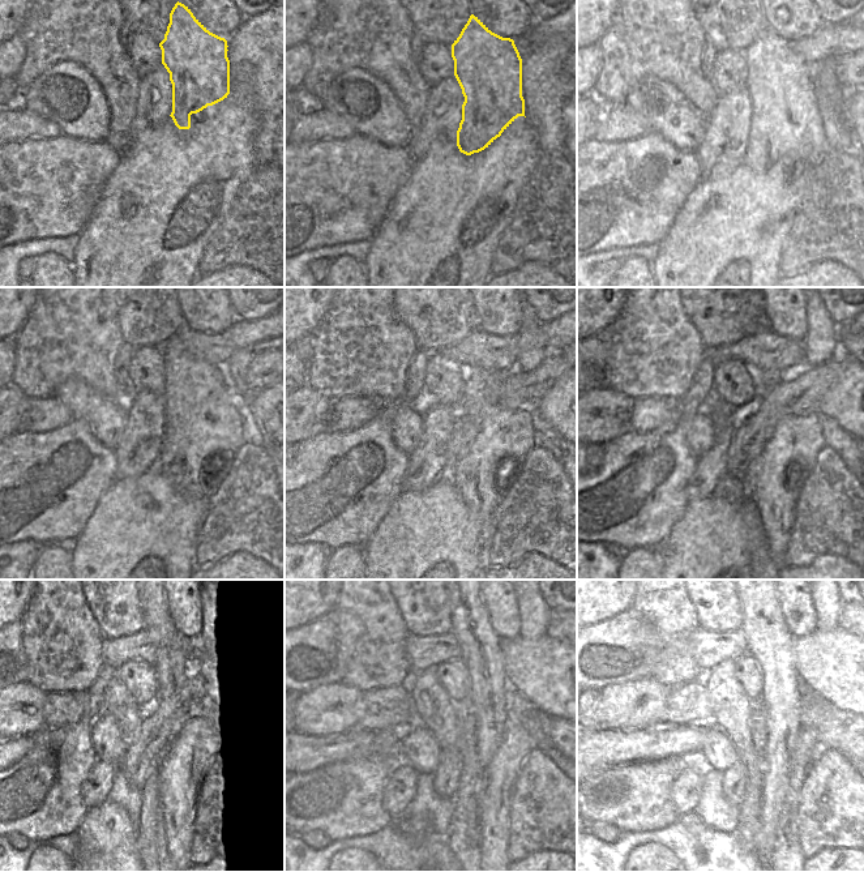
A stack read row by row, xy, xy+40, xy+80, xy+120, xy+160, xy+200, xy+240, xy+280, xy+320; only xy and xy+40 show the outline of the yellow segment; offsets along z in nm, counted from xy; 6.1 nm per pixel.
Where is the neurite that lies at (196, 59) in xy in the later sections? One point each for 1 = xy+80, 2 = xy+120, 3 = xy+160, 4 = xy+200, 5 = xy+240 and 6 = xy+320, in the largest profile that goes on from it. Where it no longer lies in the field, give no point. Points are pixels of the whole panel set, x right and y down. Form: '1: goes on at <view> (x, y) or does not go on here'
1: goes on at xy+80 (786, 127)
2: goes on at xy+120 (202, 430)
3: goes on at xy+160 (493, 461)
4: goes on at xy+200 (774, 479)
5: goes on at xy+240 (188, 779)
6: goes on at xy+320 (807, 749)

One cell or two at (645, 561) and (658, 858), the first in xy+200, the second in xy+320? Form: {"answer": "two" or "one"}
{"answer": "one"}

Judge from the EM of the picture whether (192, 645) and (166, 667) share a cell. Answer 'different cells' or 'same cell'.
same cell

